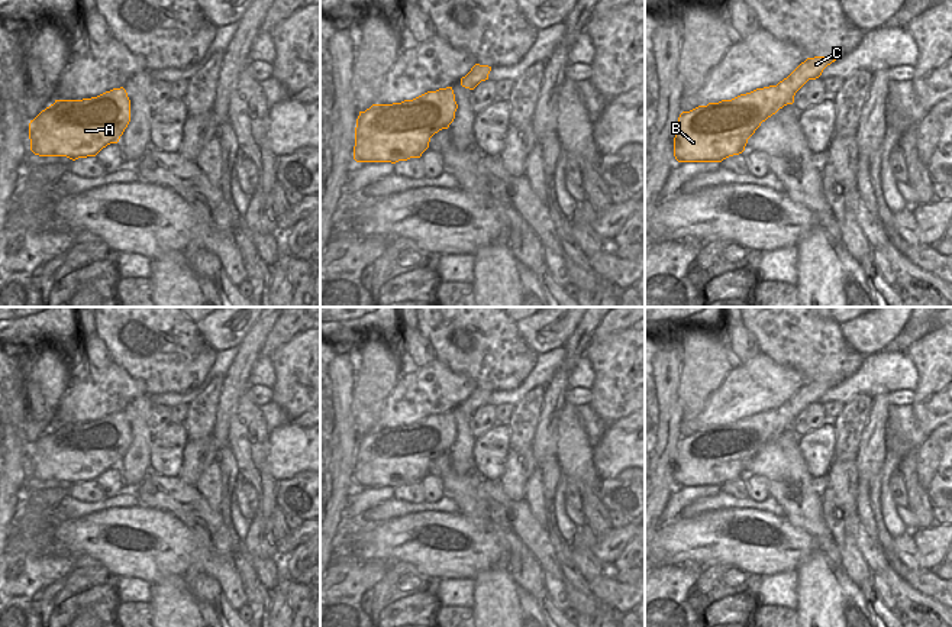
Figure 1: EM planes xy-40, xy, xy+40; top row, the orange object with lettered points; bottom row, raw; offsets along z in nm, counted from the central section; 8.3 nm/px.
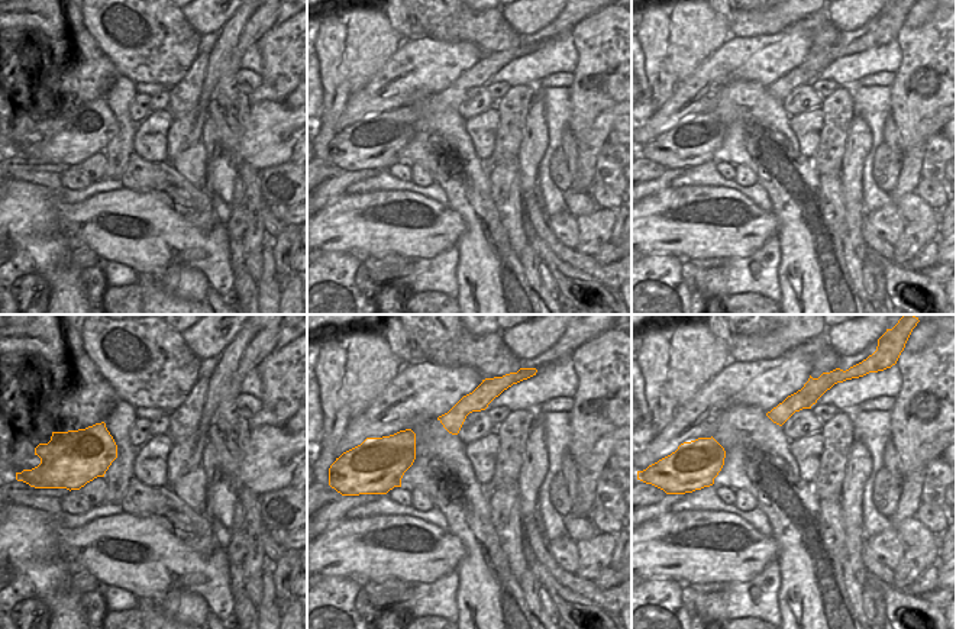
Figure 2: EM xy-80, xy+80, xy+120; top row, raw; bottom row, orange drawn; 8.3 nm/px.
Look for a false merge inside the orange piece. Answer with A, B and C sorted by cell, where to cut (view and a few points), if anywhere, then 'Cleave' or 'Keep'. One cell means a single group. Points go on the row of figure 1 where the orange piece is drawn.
Groups: A B C. No split. Keep.

